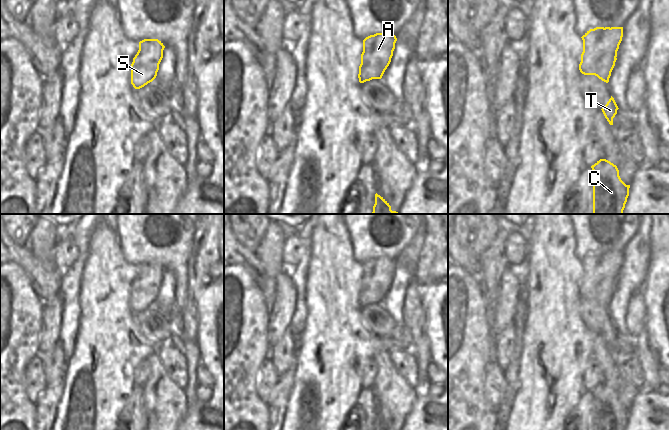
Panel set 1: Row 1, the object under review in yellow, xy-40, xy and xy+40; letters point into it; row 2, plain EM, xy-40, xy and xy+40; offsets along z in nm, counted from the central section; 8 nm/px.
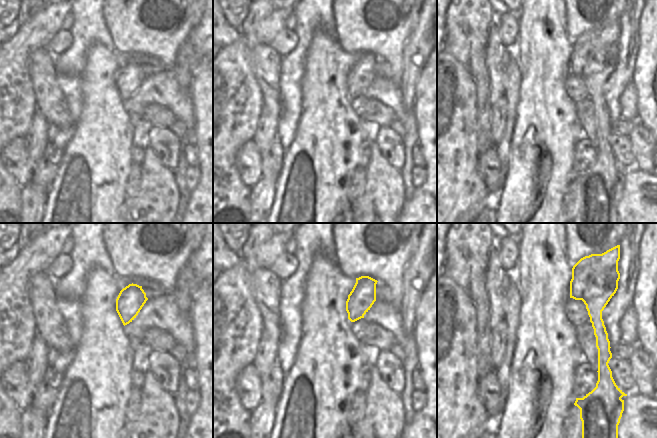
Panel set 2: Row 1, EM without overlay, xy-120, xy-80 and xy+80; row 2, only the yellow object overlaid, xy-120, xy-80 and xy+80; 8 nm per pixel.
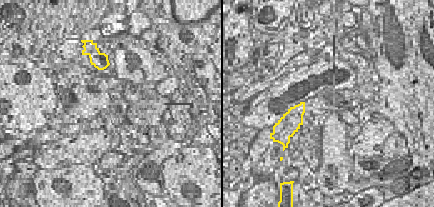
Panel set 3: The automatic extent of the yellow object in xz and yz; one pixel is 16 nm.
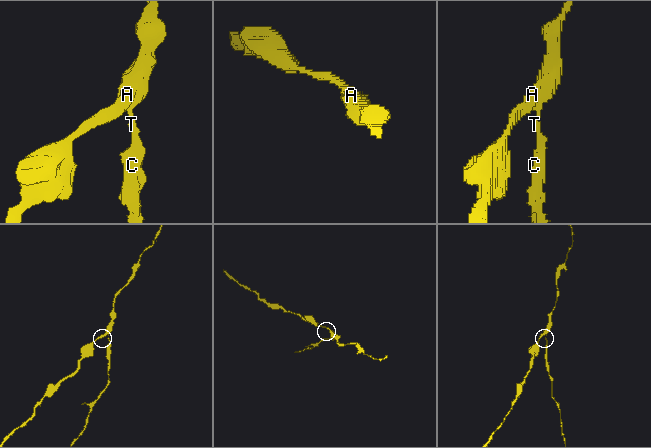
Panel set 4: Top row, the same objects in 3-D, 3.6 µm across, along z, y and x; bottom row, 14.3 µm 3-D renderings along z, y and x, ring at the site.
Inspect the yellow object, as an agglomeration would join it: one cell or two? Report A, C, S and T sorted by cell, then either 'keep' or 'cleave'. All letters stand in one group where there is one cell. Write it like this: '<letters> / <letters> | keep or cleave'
A S / C T | cleave

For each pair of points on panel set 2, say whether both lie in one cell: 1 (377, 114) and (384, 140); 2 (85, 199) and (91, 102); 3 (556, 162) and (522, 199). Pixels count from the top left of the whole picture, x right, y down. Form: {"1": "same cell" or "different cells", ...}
{"1": "different cells", "2": "same cell", "3": "same cell"}

